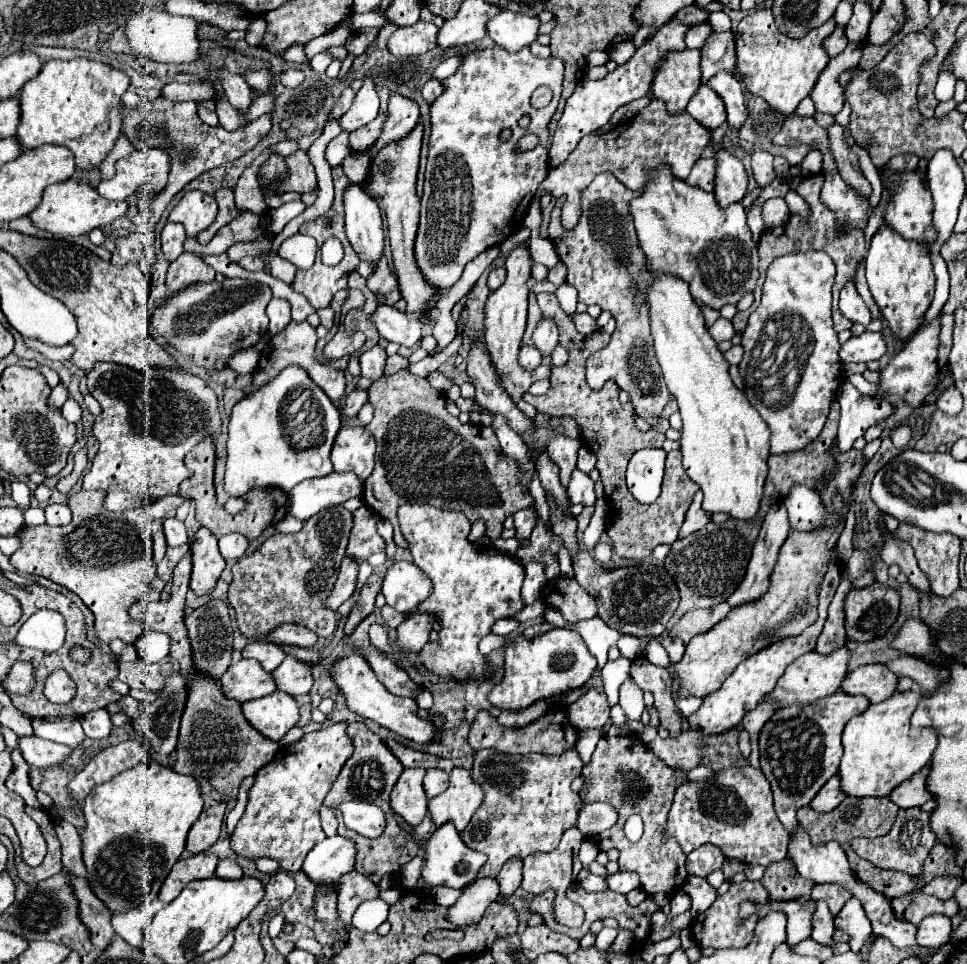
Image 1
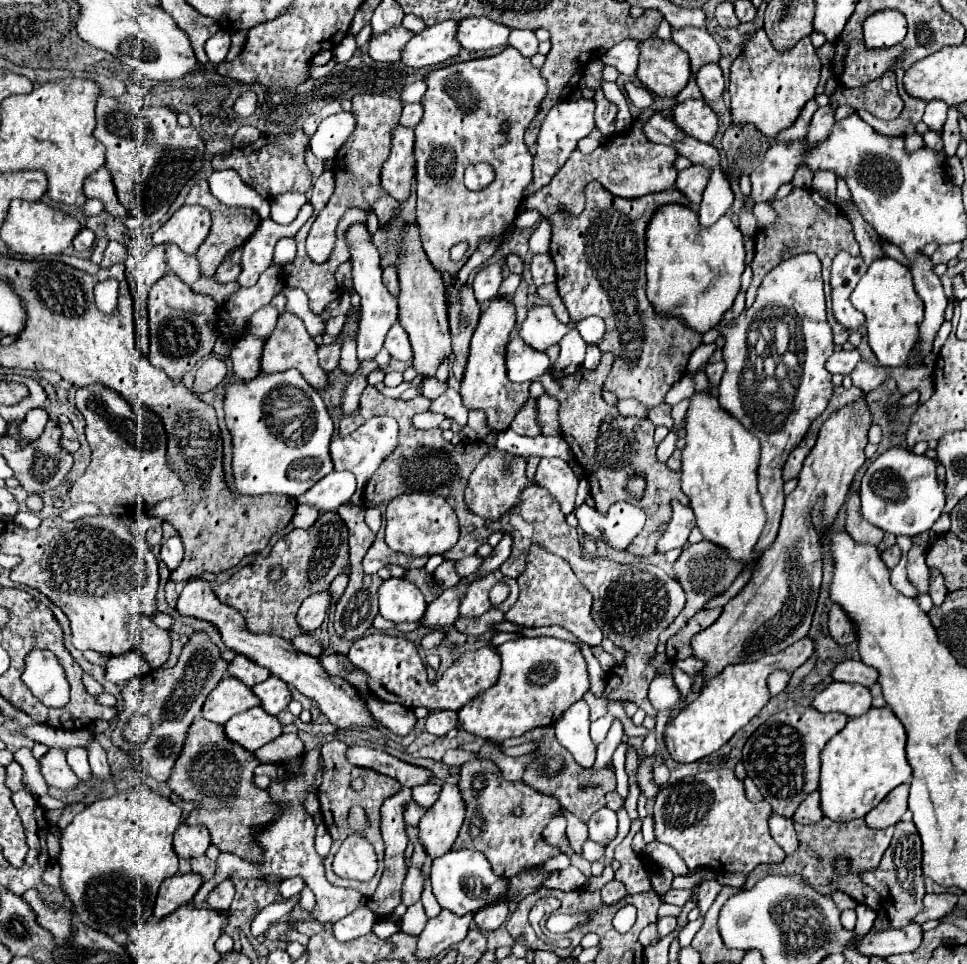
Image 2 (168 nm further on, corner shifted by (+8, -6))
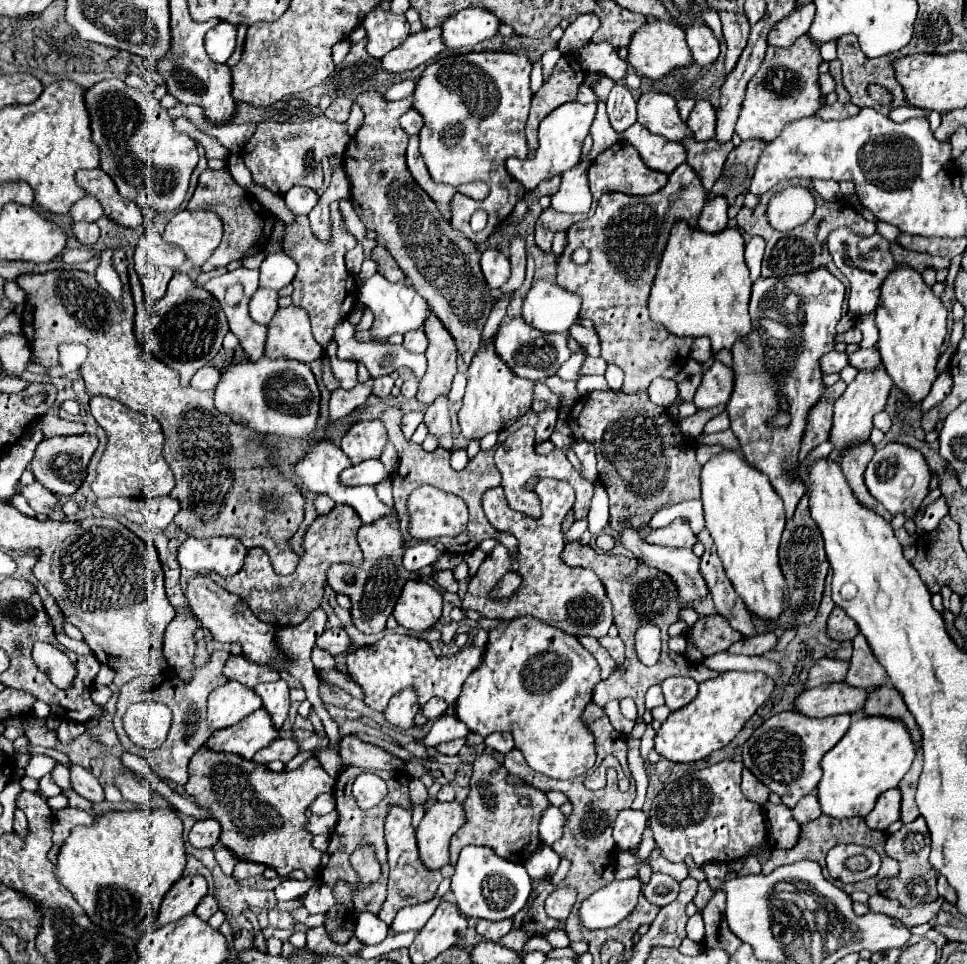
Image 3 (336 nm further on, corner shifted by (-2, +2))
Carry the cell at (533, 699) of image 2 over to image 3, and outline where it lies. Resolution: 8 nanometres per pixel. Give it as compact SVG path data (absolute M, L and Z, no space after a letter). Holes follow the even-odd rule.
M516 618L516 620L512 620L512 622L508 622L508 624L500 626L500 628L490 630L490 640L488 640L488 644L486 644L484 662L480 664L478 670L474 670L474 672L468 676L466 684L462 686L462 694L460 694L458 702L456 702L456 716L458 716L458 720L462 720L462 722L466 724L466 728L468 728L470 732L476 732L476 734L480 734L480 736L488 736L488 734L492 734L492 732L510 732L510 734L514 736L516 748L522 750L522 754L524 754L524 758L526 758L526 762L528 762L528 766L530 766L532 770L536 770L536 772L540 772L540 774L544 774L544 776L550 776L550 778L568 780L568 778L576 778L576 776L586 774L586 772L594 766L594 762L596 762L594 738L592 738L590 730L586 728L586 724L580 722L580 716L582 716L584 706L592 700L592 690L594 690L594 686L596 686L598 682L600 682L600 666L598 666L596 658L578 642L576 636L570 636L570 634L566 634L566 632L562 632L562 630L558 630L558 628L542 622L542 620L536 620L536 618Z

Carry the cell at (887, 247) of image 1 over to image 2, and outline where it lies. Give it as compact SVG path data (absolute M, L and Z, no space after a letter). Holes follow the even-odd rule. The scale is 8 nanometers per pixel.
M890 258L876 260L876 264L872 264L860 278L850 300L854 308L858 308L866 316L868 344L878 362L882 366L904 366L920 340L918 328L924 320L924 306L916 296L910 270Z

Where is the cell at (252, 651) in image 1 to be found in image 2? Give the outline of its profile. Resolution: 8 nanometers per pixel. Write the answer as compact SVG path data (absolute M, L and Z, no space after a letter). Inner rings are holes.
M236 656L228 664L228 674L234 676L234 678L238 678L248 688L252 688L254 684L264 682L270 676L270 672L266 668L260 668L258 664L252 664L252 660L248 660L246 656Z

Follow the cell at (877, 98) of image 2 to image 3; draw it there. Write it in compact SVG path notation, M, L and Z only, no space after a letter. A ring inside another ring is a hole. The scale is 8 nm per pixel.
M870 84L870 86L868 86L868 92L870 92L870 96L872 96L878 104L882 104L882 106L890 106L890 104L892 104L892 94L890 94L890 90L886 90L884 86L880 86L880 84Z

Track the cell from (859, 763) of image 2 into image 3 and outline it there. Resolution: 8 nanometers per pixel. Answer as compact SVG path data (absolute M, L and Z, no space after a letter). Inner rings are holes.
M884 716L856 718L842 740L824 754L824 776L818 784L818 800L822 812L832 818L868 816L878 796L900 784L914 762L916 750L918 744L914 744L910 730L902 726L902 722Z

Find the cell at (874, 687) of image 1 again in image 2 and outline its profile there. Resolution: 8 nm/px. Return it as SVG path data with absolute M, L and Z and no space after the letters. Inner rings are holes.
M832 682L826 690L814 696L812 708L818 712L840 712L848 718L862 716L872 704L870 690L860 684Z

